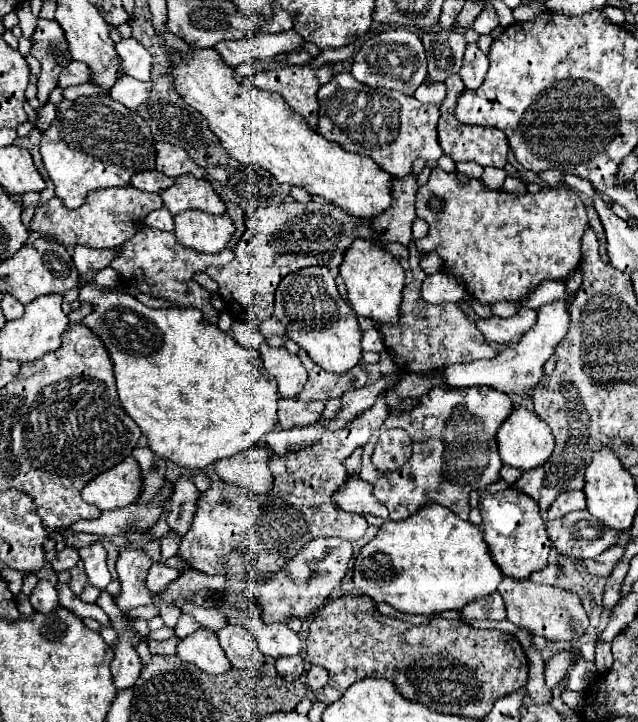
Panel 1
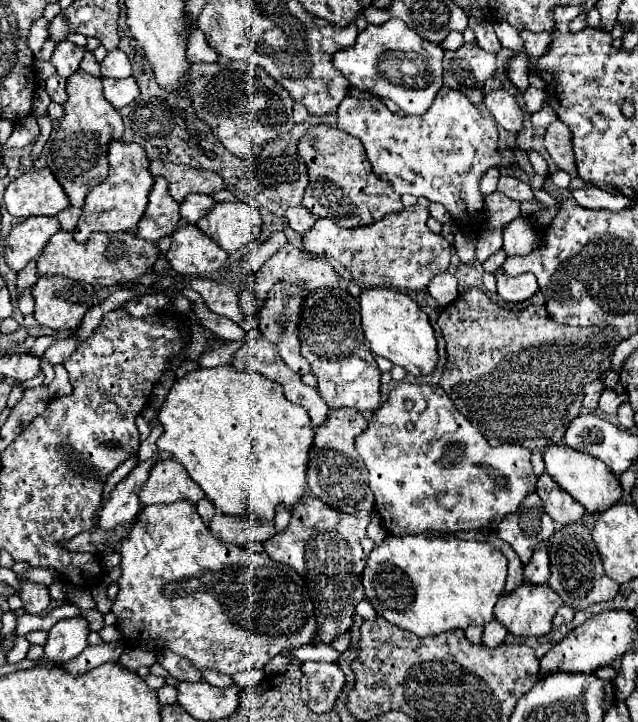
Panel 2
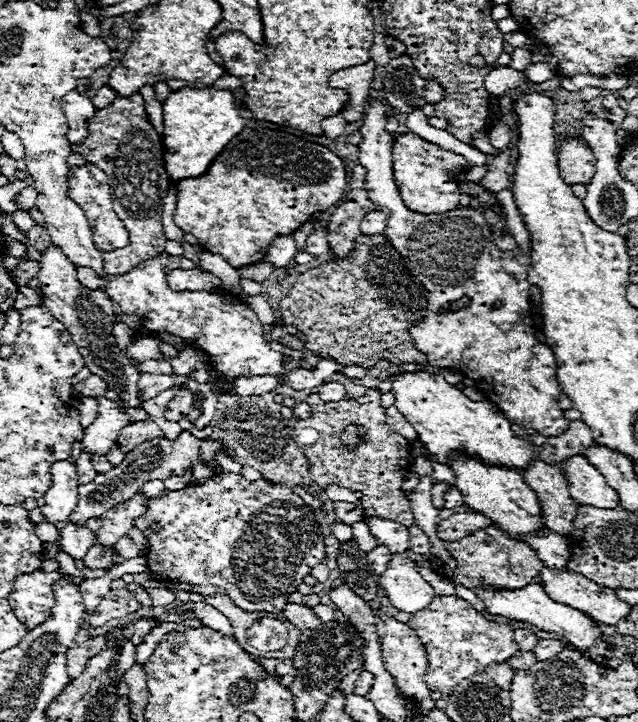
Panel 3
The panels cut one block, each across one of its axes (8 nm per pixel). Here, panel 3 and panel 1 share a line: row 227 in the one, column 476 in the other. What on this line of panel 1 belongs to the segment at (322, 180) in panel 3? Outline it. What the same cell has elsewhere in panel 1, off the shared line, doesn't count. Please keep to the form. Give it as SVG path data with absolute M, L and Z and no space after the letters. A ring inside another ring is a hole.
M434 168L428 182L420 186L416 194L416 216L430 226L428 234L416 240L418 252L436 252L442 258L442 272L452 274L466 286L470 298L488 306L498 300L522 302L542 280L566 280L566 276L580 266L580 238L590 226L586 206L572 188L544 186L540 194L510 194L506 190L488 188L482 178L468 178L462 182L460 172L444 172L442 168ZM432 194L442 196L446 202L444 210L438 214L430 212L426 206Z

